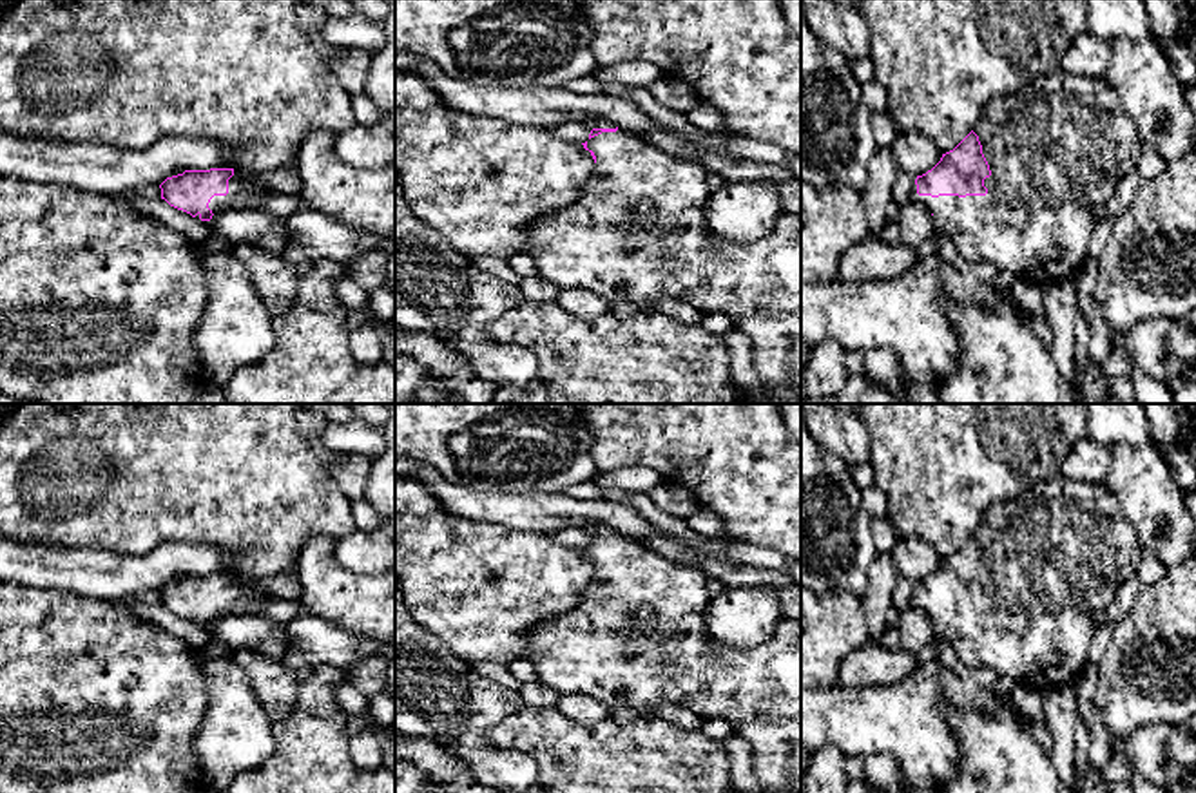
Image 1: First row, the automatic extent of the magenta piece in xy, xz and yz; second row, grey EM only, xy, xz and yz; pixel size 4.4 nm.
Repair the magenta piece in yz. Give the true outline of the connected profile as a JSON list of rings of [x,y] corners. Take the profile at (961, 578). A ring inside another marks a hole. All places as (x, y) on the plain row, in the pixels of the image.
[[[1055,474],[1018,496],[995,502],[977,532],[940,567],[917,581],[910,607],[924,610],[960,663],[989,666],[1038,688],[1076,679],[1122,583],[1136,578],[1143,549],[1104,482]]]

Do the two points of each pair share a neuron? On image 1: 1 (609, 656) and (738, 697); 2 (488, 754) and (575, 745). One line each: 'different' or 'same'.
1: same
2: different

